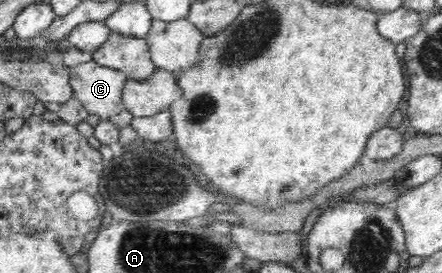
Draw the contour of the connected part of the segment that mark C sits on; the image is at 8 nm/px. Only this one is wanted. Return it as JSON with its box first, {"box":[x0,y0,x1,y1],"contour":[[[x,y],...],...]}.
{"box":[70,61,129,119],"contour":[[[88,61],[78,65],[70,66],[70,85],[73,89],[73,96],[78,98],[86,111],[98,115],[101,119],[109,119],[124,111],[125,105],[121,98],[124,83],[129,79],[120,70],[102,67],[96,61]]]}

